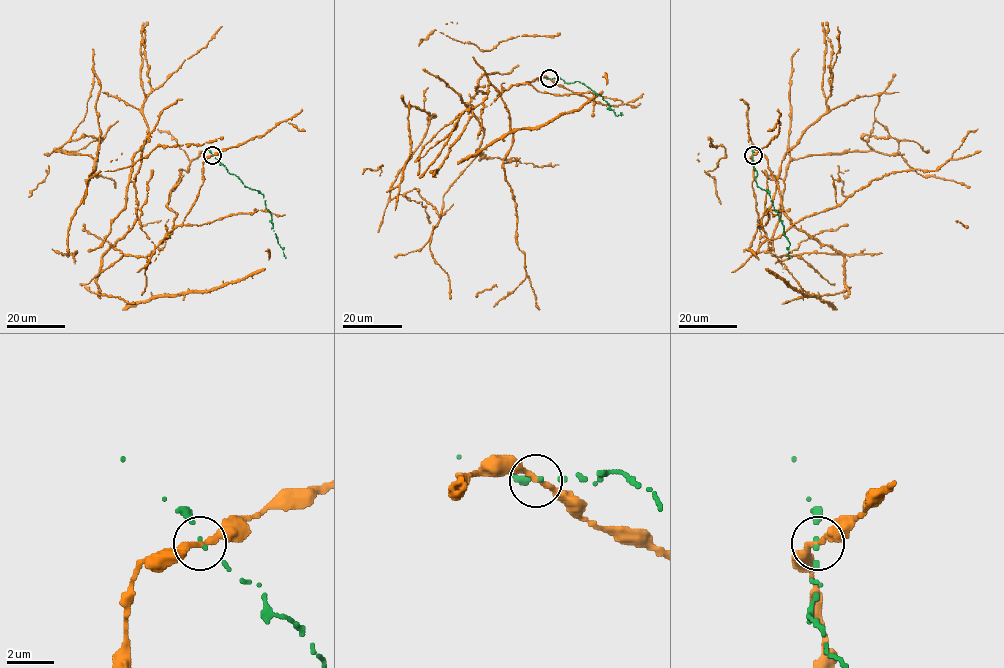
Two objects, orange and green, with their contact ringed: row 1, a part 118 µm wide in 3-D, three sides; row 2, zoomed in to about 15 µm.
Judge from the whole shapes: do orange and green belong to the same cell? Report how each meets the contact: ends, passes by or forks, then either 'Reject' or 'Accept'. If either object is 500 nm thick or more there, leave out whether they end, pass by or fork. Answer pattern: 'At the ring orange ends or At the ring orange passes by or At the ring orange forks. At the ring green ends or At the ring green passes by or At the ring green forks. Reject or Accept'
At the ring orange passes by. At the ring green ends. Reject

